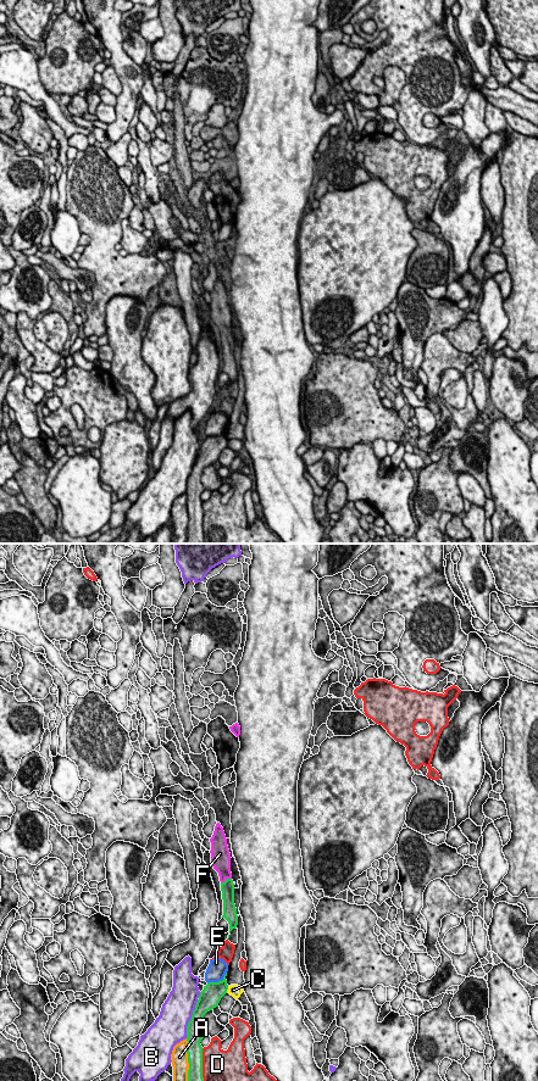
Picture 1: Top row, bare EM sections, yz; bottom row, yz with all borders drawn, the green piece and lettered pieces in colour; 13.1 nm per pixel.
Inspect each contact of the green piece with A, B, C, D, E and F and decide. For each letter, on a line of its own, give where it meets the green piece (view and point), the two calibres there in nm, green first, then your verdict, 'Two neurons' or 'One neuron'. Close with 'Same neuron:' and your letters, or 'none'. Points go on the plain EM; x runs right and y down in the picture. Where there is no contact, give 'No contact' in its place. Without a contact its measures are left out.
A: Touches green at yz (188, 516). Thickness 220 nm (green) against 220 nm. Two neurons
B: Touches green at yz (190, 473). Thickness 220 nm (green) against 400 nm. Two neurons
C: Touches green at yz (227, 443). Thickness 280 nm (green) against 160 nm. Two neurons
D: Touches green at yz (201, 523). Thickness 220 nm (green) against 480 nm. Two neurons
E: Touches green at yz (220, 435). Thickness 280 nm (green) against 260 nm. Two neurons
F: Touches green at yz (226, 333). Thickness 190 nm (green) against 260 nm. One neuron
Same neuron: F

